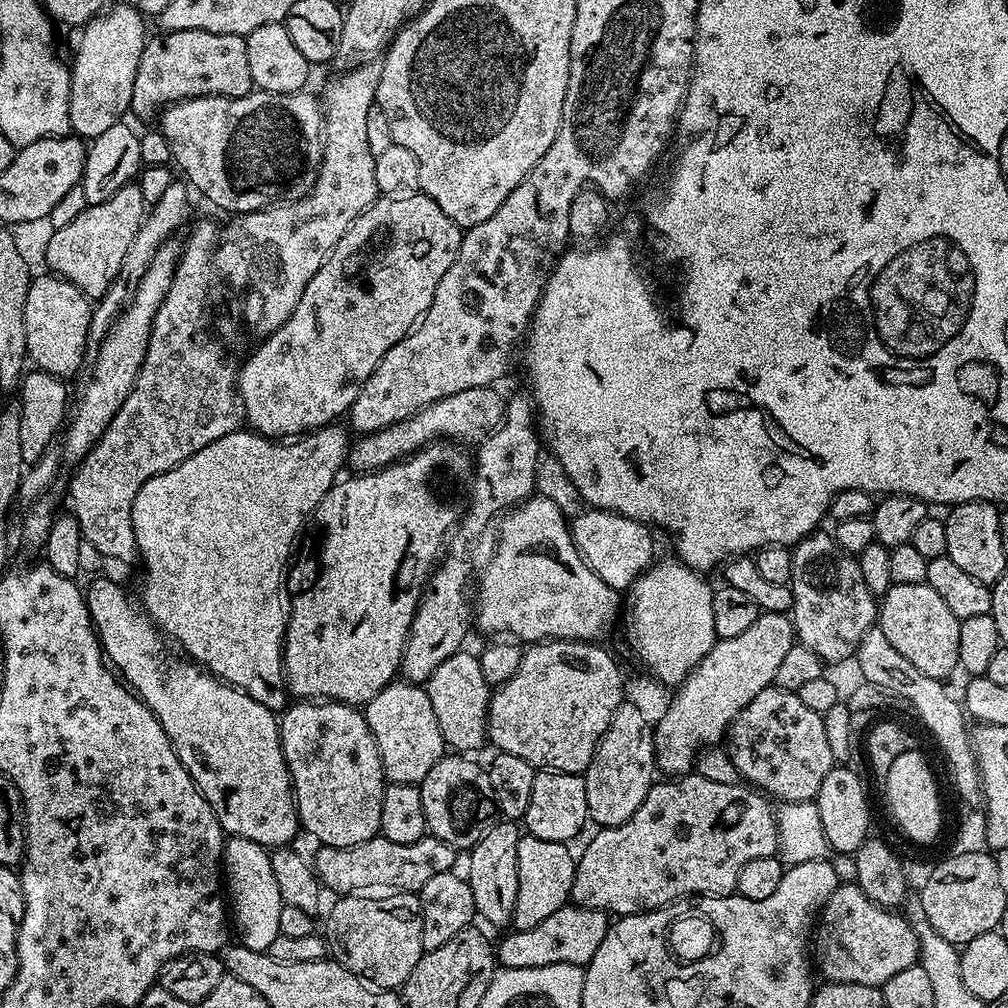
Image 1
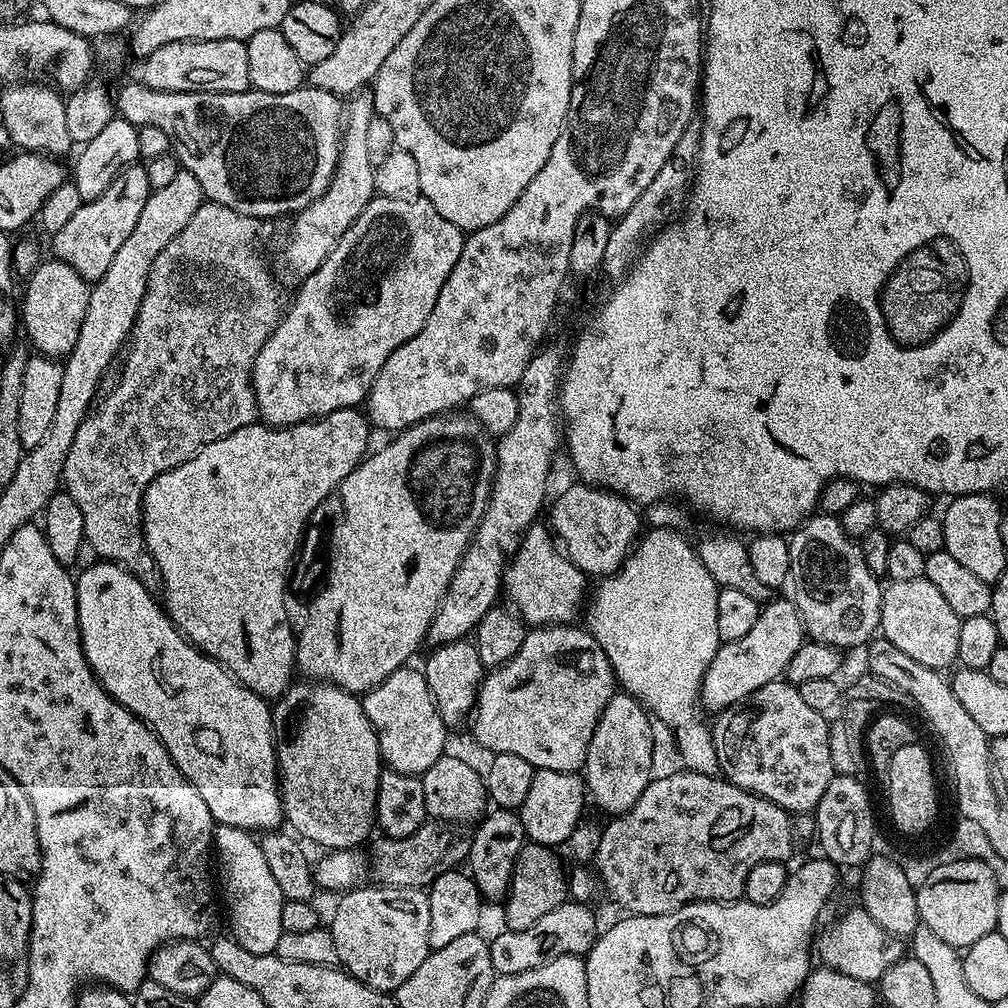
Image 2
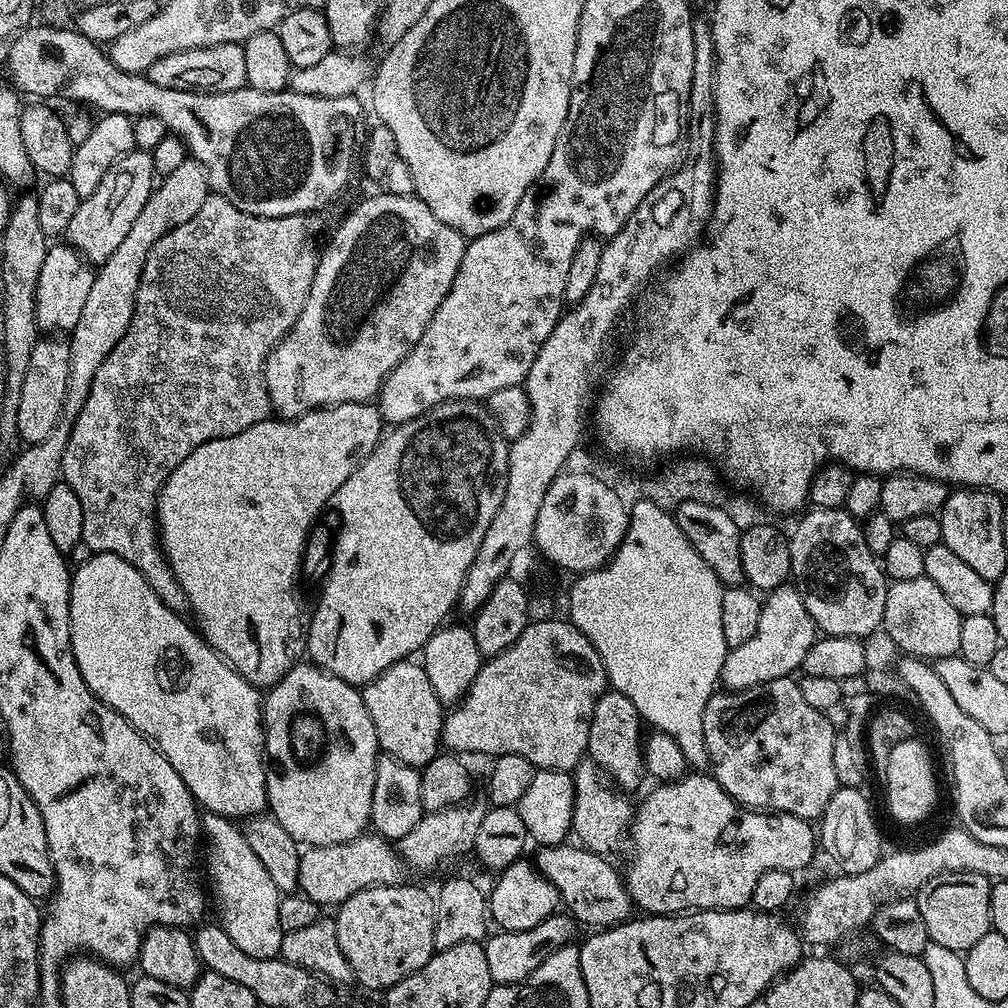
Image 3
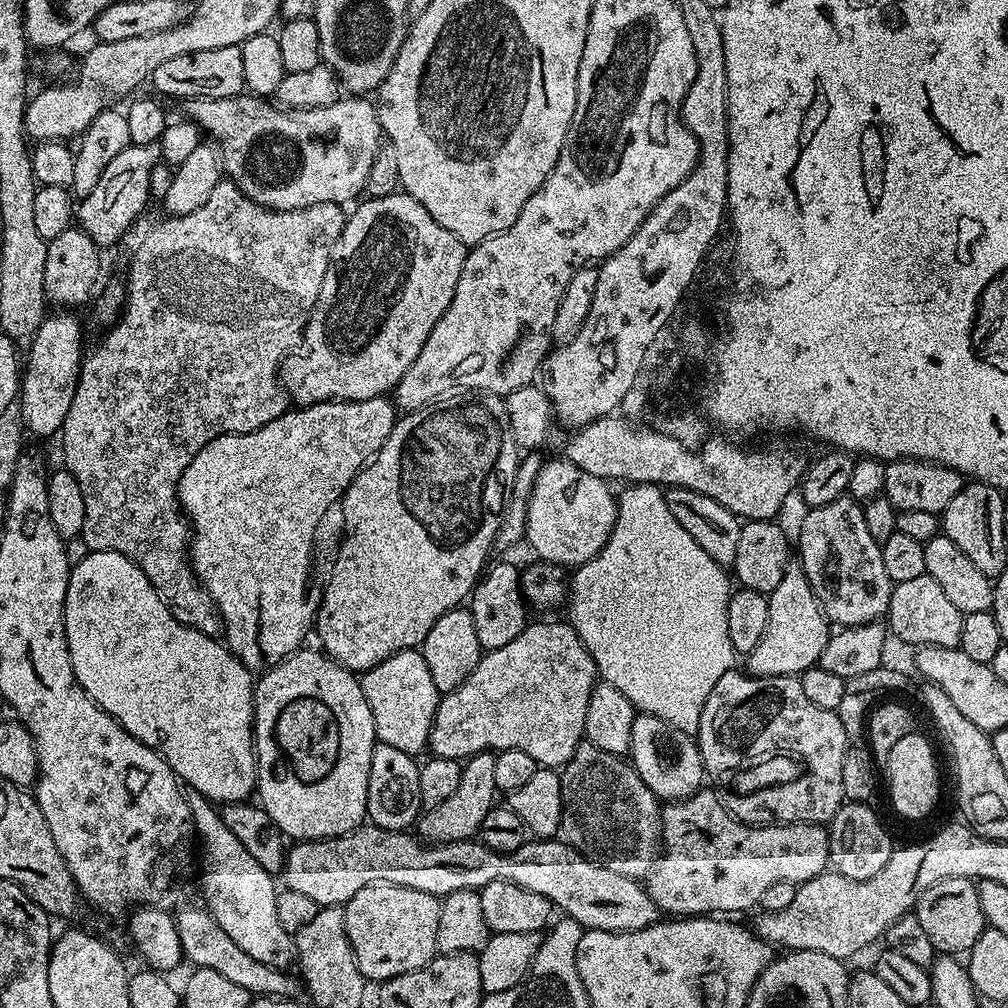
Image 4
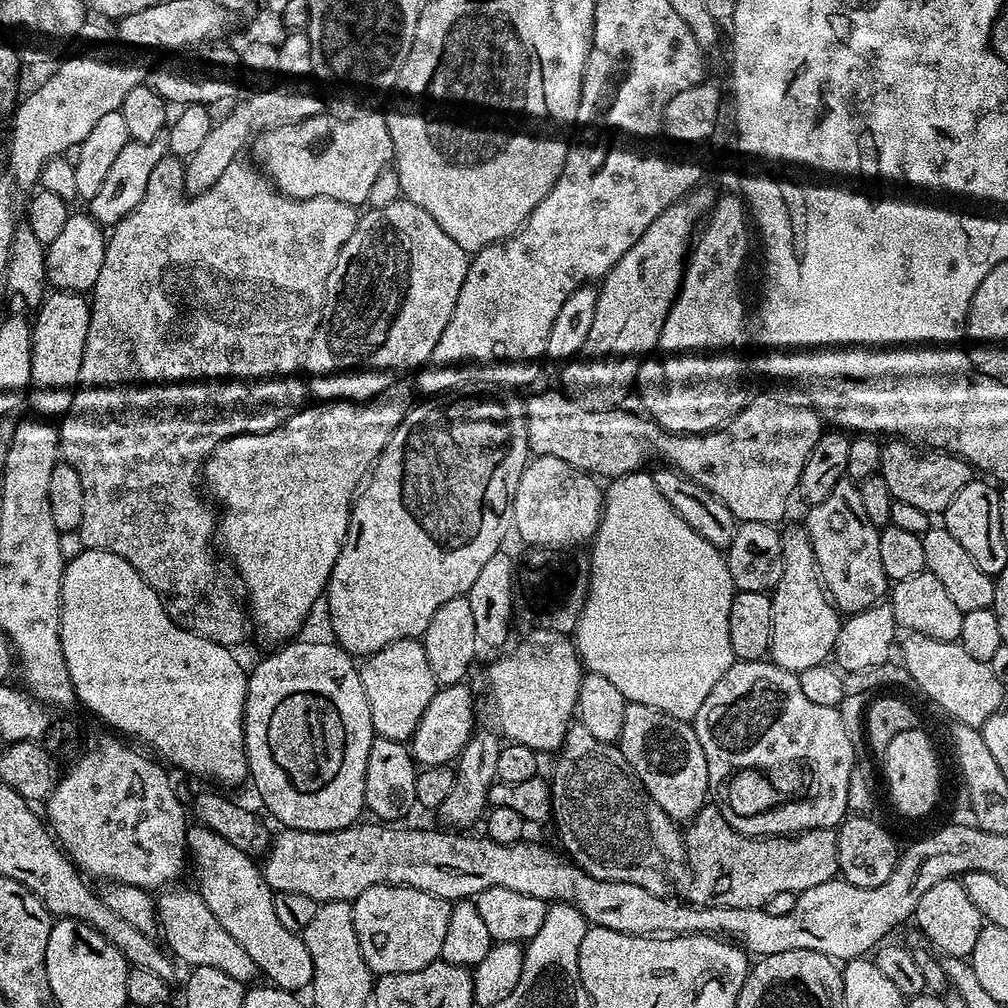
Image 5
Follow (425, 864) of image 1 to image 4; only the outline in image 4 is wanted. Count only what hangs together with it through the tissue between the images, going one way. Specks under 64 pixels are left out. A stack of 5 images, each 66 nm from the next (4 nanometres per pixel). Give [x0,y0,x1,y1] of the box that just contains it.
[414,752,498,844]

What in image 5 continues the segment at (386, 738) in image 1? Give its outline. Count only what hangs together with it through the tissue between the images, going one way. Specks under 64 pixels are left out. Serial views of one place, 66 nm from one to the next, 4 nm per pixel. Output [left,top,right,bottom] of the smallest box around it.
[359,639,438,741]

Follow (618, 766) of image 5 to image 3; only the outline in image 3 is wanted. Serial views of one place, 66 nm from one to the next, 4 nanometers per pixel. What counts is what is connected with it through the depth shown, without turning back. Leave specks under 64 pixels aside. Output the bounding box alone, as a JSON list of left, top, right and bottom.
[571,758,634,858]

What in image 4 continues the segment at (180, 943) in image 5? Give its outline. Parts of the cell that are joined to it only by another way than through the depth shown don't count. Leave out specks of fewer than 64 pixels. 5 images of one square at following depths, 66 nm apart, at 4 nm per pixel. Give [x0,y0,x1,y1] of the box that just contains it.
[176,907,302,998]

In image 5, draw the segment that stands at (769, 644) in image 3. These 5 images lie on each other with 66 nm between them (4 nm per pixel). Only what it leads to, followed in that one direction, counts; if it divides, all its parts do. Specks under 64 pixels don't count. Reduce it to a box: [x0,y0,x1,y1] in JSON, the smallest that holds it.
[768,523,842,674]

